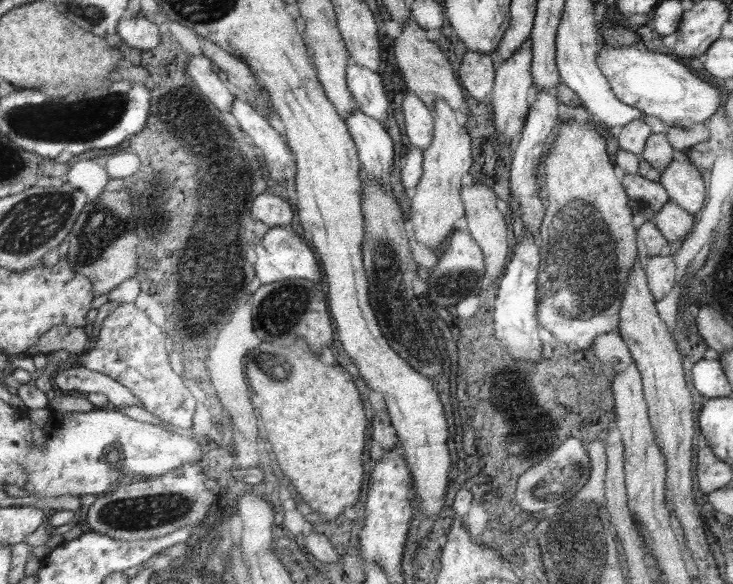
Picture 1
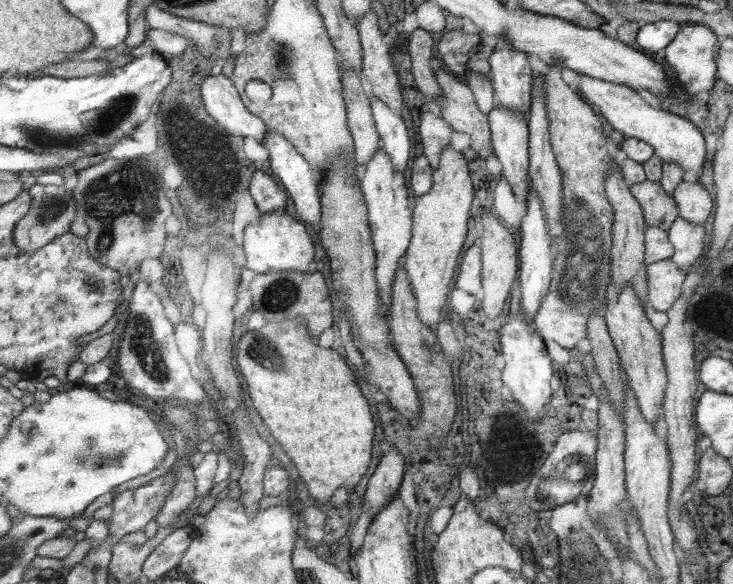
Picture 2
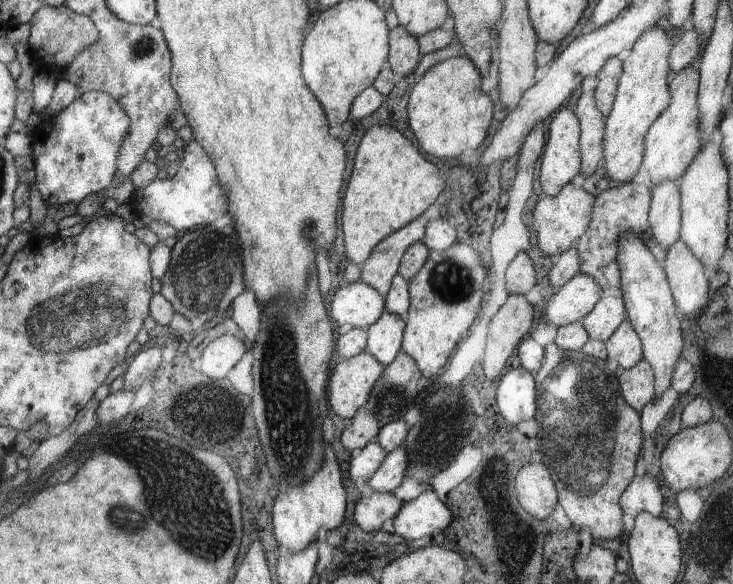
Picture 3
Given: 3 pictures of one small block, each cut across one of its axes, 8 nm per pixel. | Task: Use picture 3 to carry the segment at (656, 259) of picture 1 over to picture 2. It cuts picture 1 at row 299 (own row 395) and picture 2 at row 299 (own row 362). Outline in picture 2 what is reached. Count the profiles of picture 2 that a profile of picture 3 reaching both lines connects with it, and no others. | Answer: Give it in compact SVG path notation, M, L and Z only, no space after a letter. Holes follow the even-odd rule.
M671 260L647 264L647 296L651 298L651 310L669 312L671 306L681 298L683 272Z

